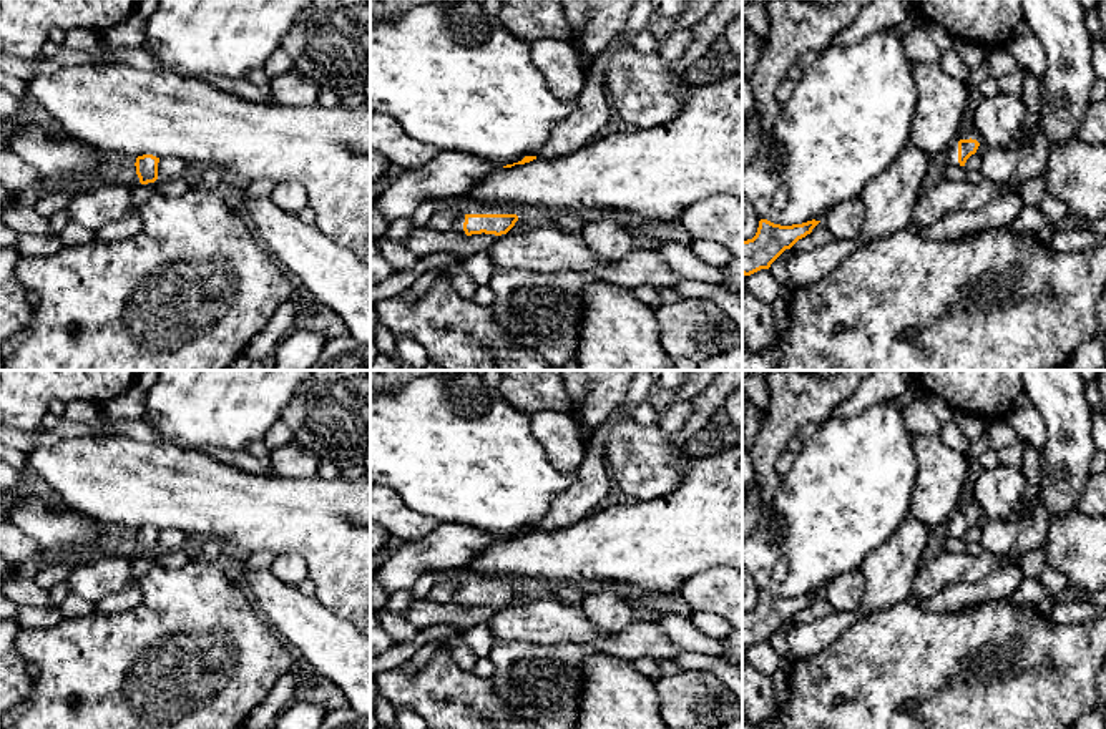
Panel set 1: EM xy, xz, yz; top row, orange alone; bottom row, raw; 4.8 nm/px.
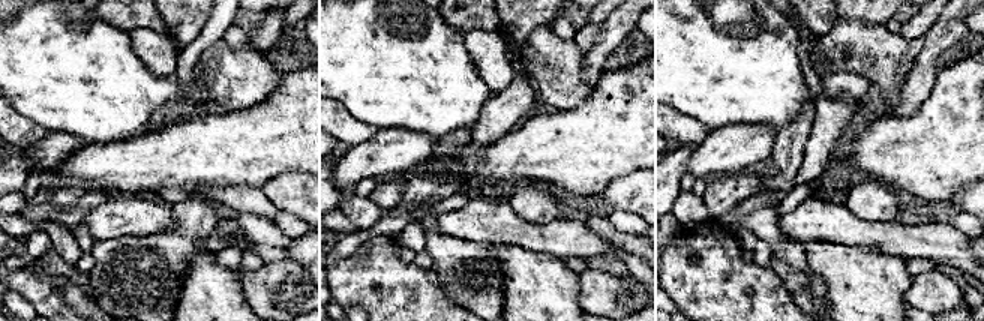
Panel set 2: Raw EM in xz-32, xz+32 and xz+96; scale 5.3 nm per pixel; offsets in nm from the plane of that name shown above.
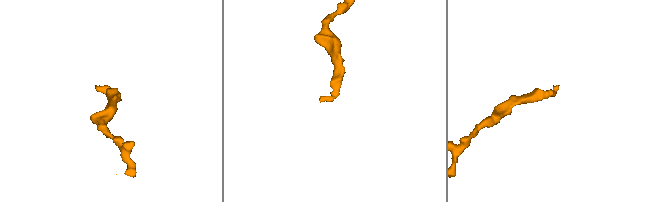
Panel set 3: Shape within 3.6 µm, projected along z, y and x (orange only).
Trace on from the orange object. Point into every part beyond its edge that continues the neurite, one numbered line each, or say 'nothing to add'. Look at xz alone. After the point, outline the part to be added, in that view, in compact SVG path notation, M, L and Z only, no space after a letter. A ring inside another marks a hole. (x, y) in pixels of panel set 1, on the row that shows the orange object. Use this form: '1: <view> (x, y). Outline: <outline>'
1: xz (470, 208). Outline: M467 204L467 206L462 206L462 213L455 219L455 224L453 224L455 232L465 234L463 223L465 223L467 214L511 214L511 213L507 209L502 209L498 206L493 206L493 204Z

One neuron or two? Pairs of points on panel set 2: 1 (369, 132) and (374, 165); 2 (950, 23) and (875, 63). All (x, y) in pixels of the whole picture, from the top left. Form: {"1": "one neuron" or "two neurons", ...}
{"1": "two neurons", "2": "two neurons"}

